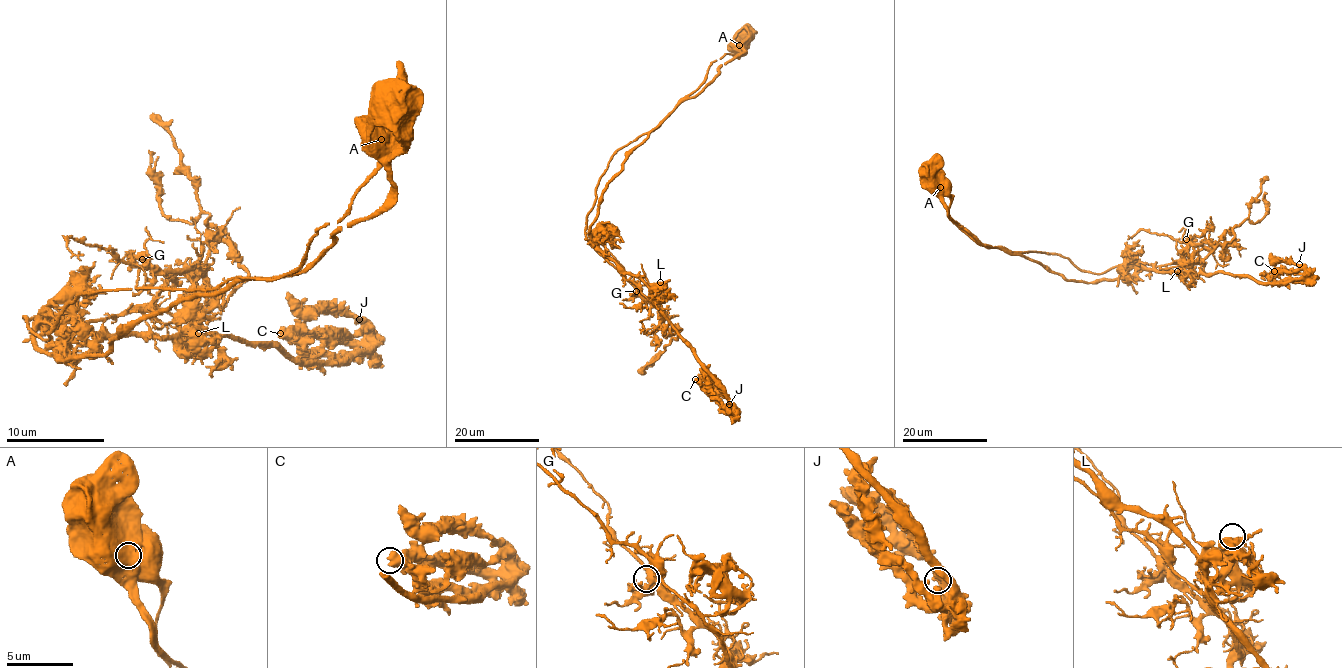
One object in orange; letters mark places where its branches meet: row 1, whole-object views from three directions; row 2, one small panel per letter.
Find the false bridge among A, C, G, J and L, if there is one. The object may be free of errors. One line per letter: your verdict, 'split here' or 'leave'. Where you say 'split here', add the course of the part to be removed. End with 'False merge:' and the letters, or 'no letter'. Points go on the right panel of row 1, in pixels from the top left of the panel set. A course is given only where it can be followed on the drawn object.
A: split here; foreign part runs (940, 187), (949, 219), (979, 243), (1054, 253), (1081, 270), (1199, 262), (1214, 249), (1144, 229), (1128, 239)
C: leave
G: leave
J: leave
L: leave
False merge: A

